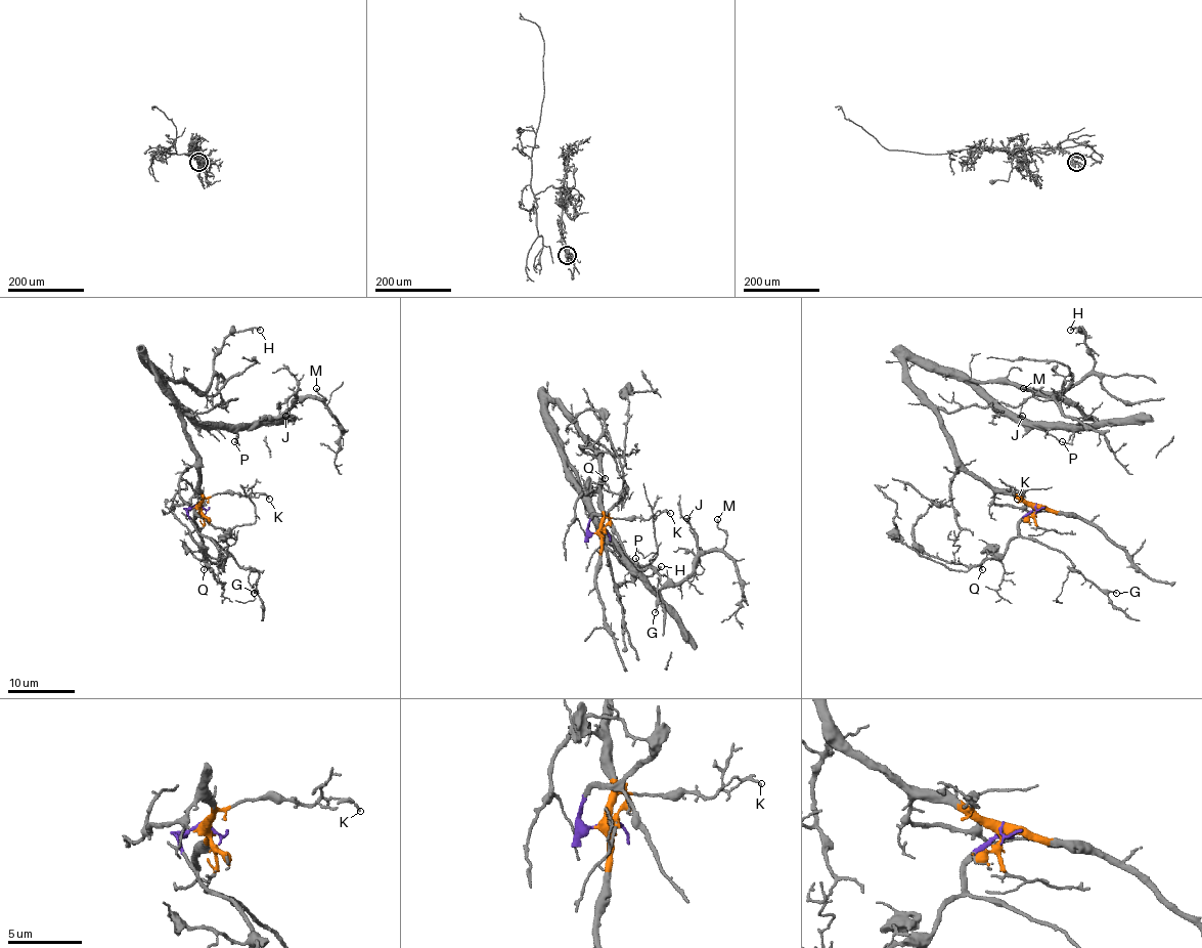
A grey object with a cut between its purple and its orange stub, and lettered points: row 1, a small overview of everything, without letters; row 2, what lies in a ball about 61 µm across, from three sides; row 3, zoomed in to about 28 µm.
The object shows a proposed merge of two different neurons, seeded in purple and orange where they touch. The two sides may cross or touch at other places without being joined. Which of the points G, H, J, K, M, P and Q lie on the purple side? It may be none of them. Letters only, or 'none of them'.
G, Q

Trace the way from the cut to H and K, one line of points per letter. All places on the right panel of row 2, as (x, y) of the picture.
H: (1036, 504), (994, 492), (962, 464), (905, 361), (1031, 391), (1068, 390), (1094, 356), (1079, 329), (1070, 329)
K: (1036, 504), (1029, 504), (1021, 492), (1016, 493), (1018, 499)

